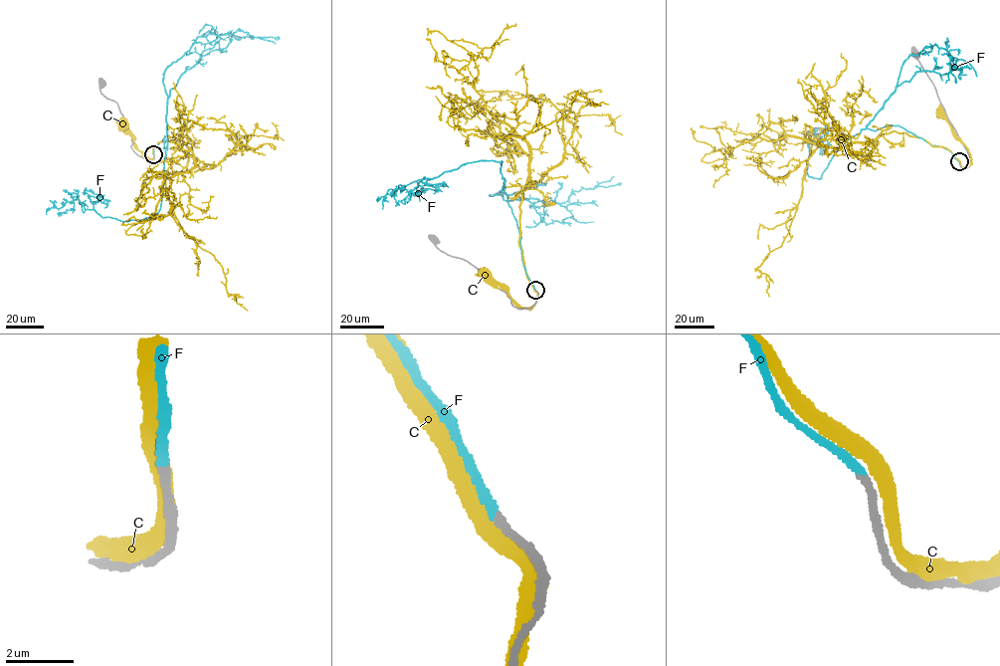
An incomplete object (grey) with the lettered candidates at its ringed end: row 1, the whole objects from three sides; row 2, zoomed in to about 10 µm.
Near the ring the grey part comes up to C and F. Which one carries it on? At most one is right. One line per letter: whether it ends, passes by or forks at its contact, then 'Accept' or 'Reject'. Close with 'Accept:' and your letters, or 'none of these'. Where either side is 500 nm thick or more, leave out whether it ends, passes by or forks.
C: It passes by. Reject
F: It ends there. Accept
Accept: F

